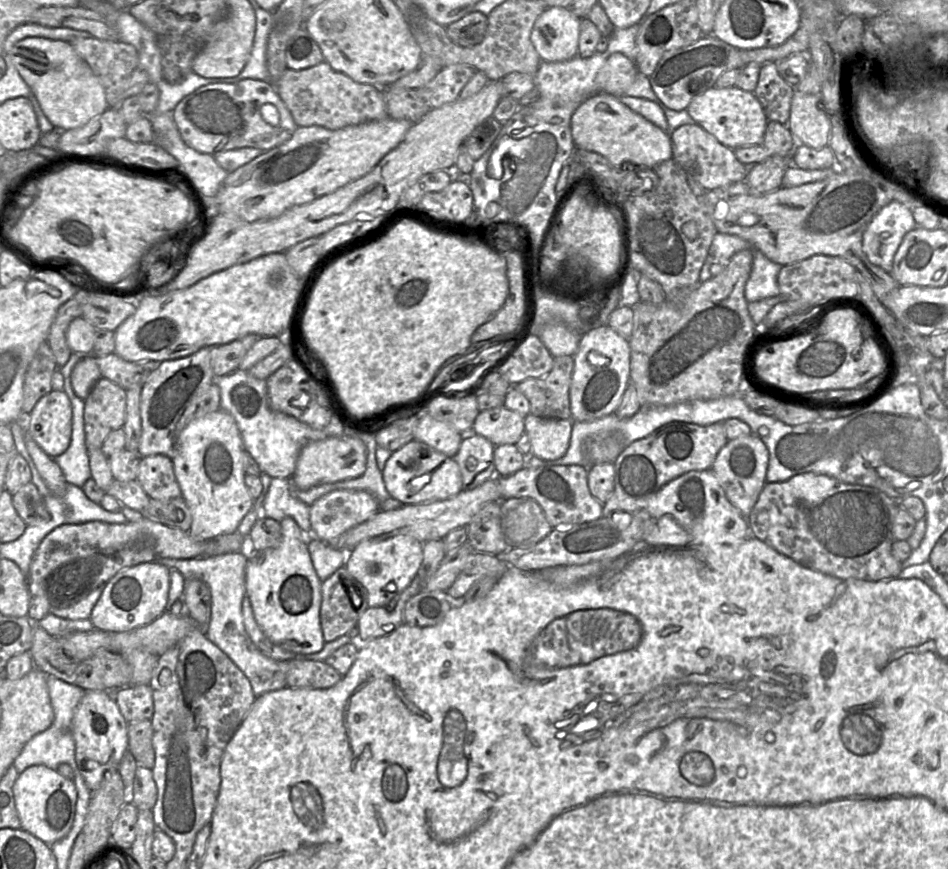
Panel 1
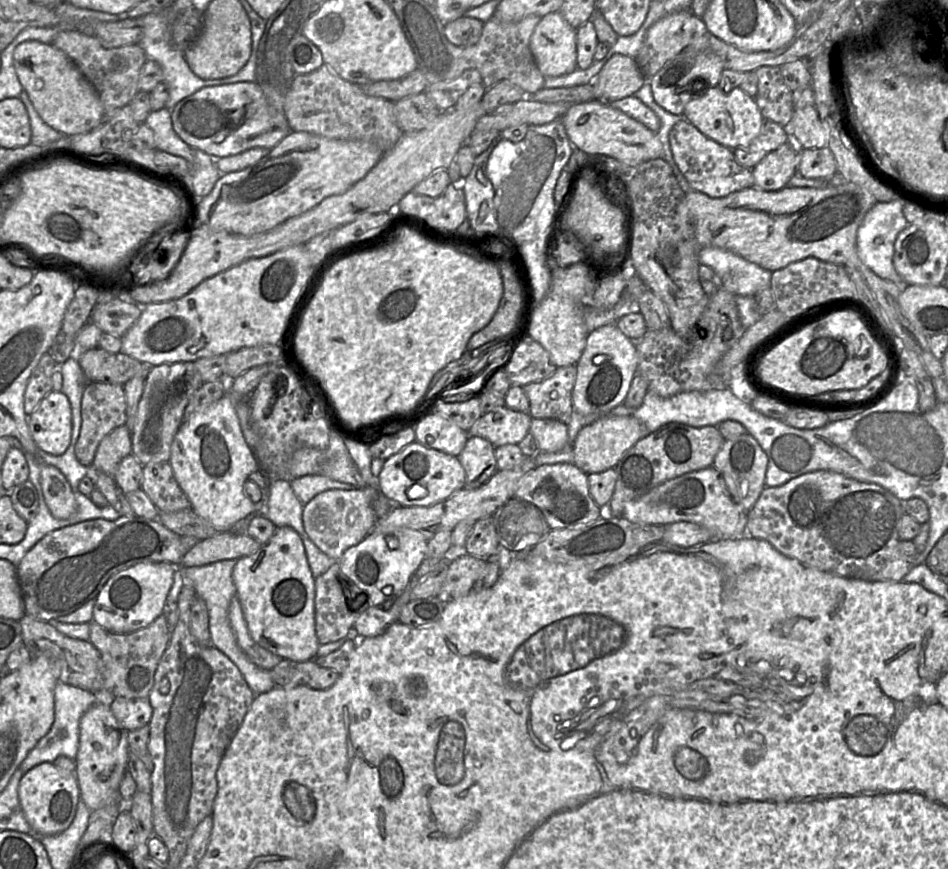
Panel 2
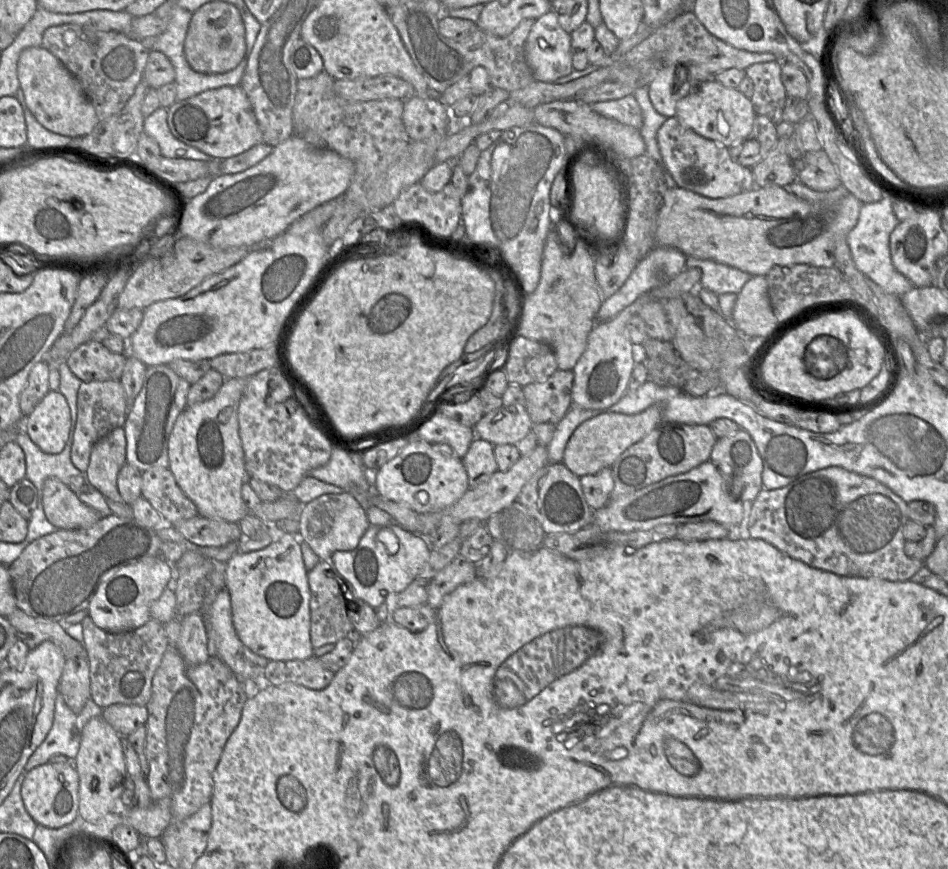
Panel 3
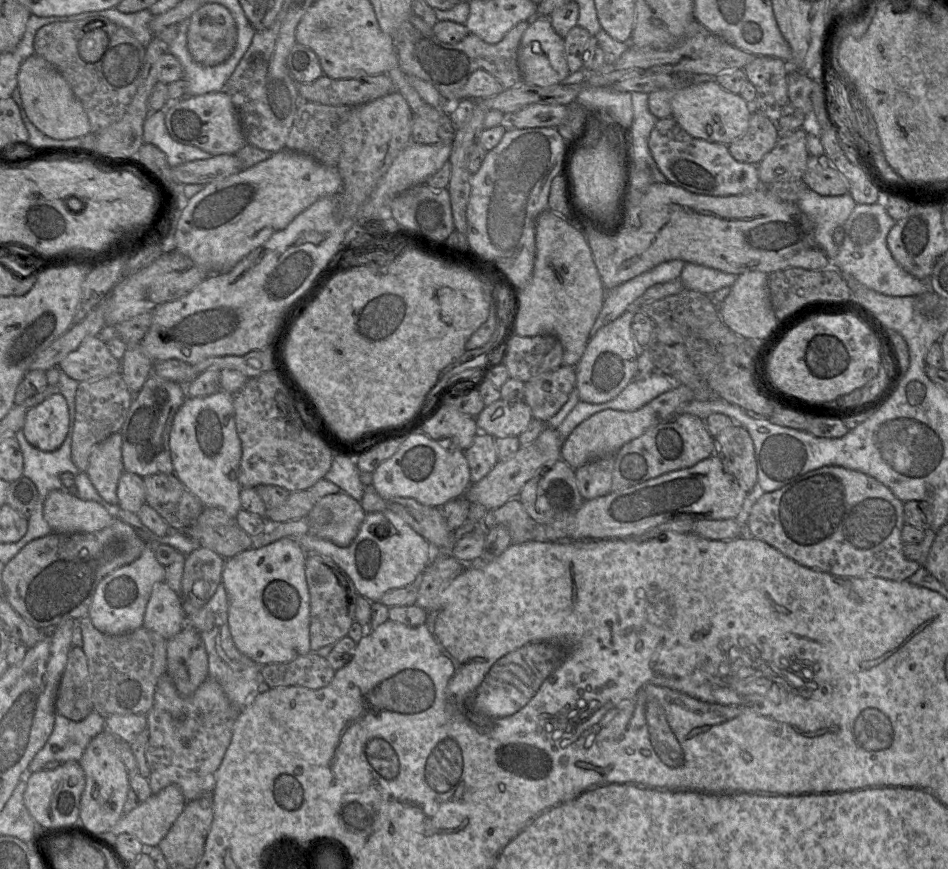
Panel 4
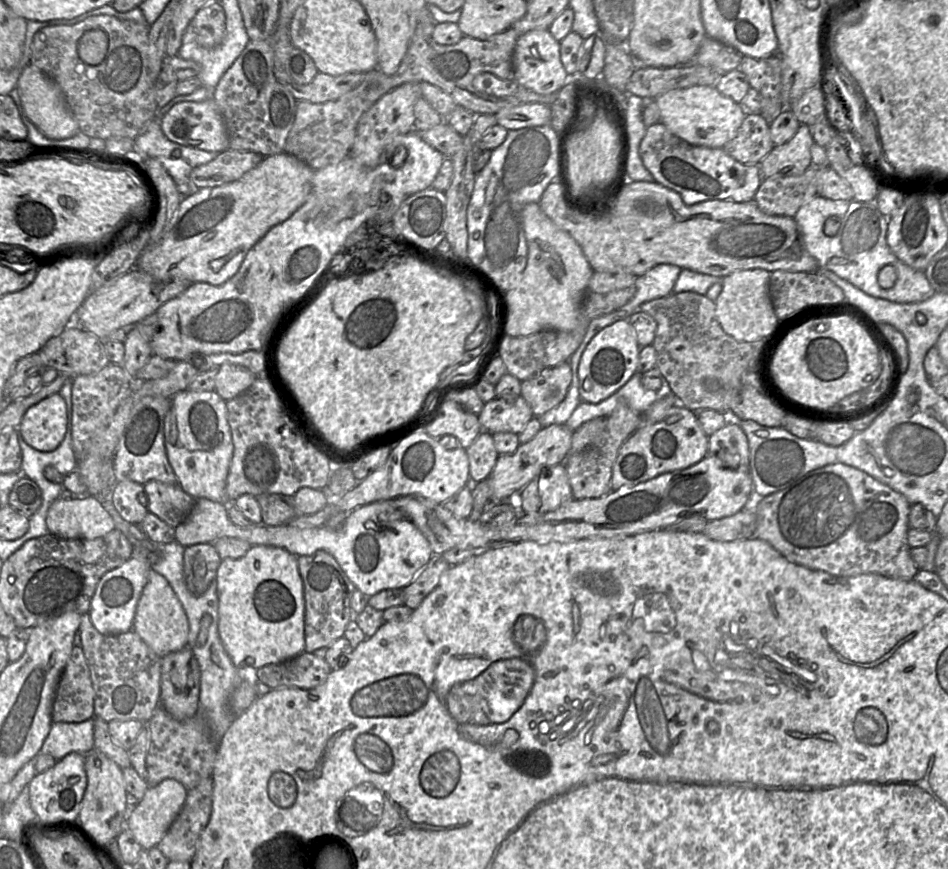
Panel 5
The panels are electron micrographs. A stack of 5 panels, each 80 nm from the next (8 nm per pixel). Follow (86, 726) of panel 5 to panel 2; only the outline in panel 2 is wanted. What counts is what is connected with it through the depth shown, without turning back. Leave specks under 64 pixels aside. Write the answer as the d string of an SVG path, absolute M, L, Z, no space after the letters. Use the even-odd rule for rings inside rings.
M58 681L54 689L54 722L48 733L38 741L20 764L19 769L22 773L43 762L53 763L58 756L66 756L75 761L79 747L80 719L97 702L92 692Z

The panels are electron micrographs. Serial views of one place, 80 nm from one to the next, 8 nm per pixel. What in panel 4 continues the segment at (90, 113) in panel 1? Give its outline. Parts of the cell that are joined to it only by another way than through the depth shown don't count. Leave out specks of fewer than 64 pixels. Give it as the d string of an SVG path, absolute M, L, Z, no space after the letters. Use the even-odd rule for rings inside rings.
M33 54L21 65L18 88L25 113L31 123L54 140L81 138L90 133L87 114L66 79L43 57Z

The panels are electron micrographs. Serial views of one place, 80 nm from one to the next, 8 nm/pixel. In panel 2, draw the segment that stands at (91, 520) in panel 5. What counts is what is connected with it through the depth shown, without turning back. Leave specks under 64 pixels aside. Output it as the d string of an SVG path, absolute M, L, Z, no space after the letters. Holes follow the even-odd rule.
M41 464L40 483L45 503L53 517L67 519L76 512L74 492L59 469Z

